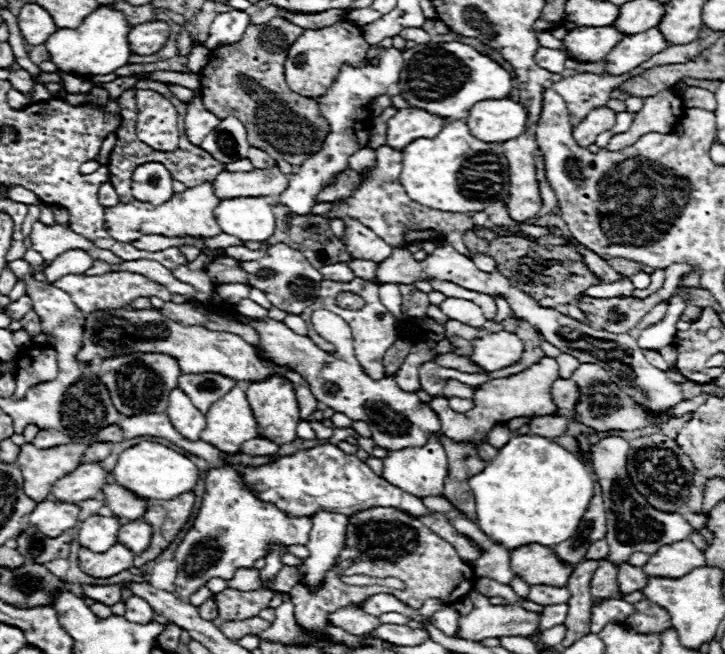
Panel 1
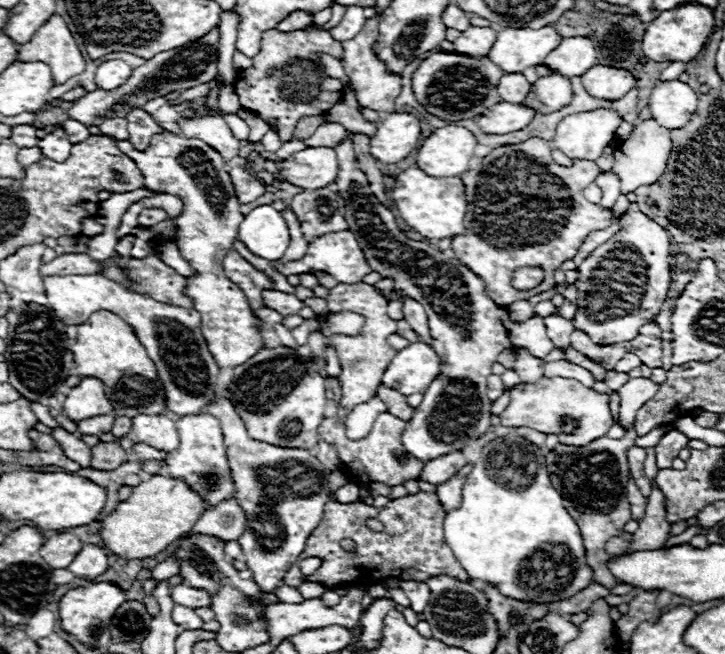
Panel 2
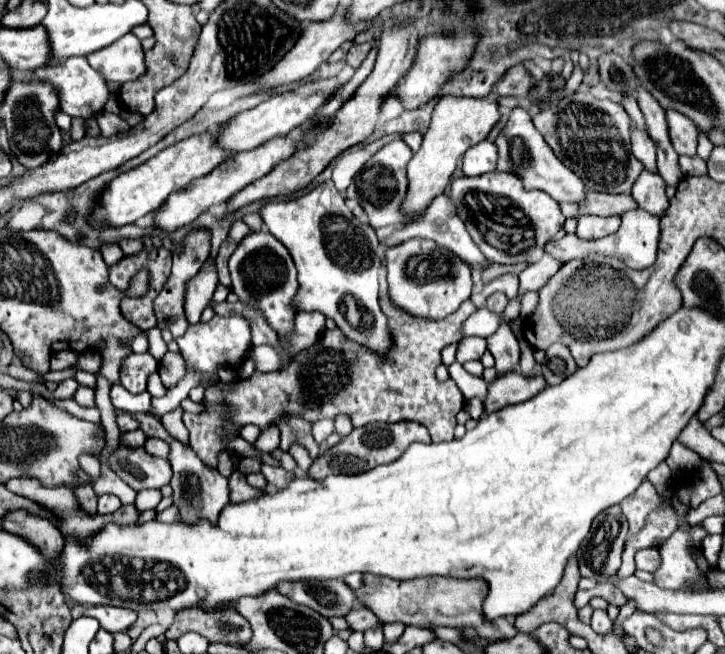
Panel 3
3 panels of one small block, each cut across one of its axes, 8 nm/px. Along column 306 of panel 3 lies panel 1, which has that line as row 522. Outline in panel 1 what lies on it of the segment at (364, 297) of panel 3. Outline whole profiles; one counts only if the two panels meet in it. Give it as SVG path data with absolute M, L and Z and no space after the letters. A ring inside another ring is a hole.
M230 466L210 468L206 472L204 486L206 492L194 524L174 552L174 560L178 562L174 590L178 596L190 598L190 594L204 586L212 576L228 580L238 568L254 568L254 562L264 558L268 554L268 546L272 544L292 546L308 542L312 526L310 518L288 516L278 506L262 502Z

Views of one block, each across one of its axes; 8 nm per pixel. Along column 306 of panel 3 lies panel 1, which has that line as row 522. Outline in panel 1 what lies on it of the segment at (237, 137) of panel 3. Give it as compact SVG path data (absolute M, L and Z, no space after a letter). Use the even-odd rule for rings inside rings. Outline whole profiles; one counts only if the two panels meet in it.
M90 516L80 524L78 542L92 552L104 552L116 544L116 534L118 534L120 526L122 526L120 518Z

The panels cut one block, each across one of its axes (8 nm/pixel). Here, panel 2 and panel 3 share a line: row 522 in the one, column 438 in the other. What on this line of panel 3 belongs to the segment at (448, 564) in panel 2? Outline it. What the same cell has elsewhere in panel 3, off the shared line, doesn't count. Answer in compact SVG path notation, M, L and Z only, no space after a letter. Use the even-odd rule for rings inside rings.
M380 296L382 312L388 316L388 332L390 332L390 356L380 356L376 352L370 352L366 346L360 346L352 340L348 340L340 328L326 328L322 338L312 344L310 348L298 352L292 356L290 364L276 372L254 372L250 378L240 382L218 382L214 386L206 388L202 406L204 410L200 414L182 414L182 422L190 430L192 436L192 448L198 454L198 458L210 466L218 468L218 454L226 450L226 442L230 438L240 436L240 428L246 424L256 424L260 430L276 426L284 416L298 416L310 424L324 418L336 418L340 414L348 416L352 420L354 428L366 426L370 422L398 422L400 418L388 420L388 414L408 414L404 420L416 420L422 426L428 428L432 442L448 442L454 438L454 426L456 426L456 414L464 408L464 396L458 390L458 386L452 380L438 382L434 376L434 370L442 364L440 352L444 346L452 342L462 340L462 324L470 314L474 314L478 308L472 304L472 300L462 302L462 306L442 320L426 320L420 316L412 316L406 310L398 308L388 296Z

